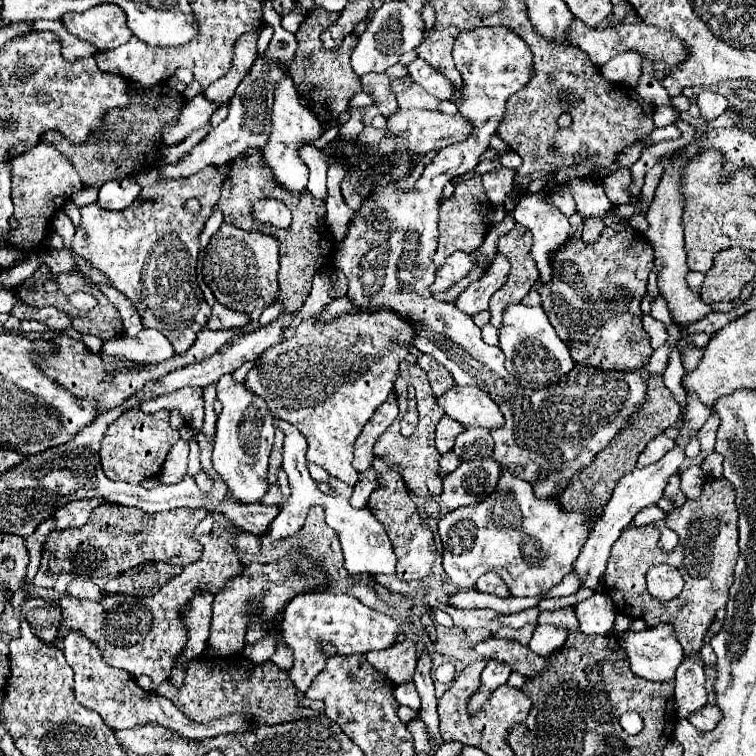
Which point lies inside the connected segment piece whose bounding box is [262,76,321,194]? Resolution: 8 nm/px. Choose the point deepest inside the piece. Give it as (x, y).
(293, 124)

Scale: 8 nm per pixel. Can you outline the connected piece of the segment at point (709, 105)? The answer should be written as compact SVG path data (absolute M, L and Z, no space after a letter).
M701 92L697 96L697 104L699 104L699 110L701 110L701 116L703 118L717 118L719 114L723 114L727 110L727 98L721 96L719 92Z

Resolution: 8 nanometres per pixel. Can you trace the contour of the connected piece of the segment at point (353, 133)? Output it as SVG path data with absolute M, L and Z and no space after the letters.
M351 108L349 110L351 118L349 122L345 122L341 128L339 128L339 138L345 138L345 140L353 140L361 134L363 130L363 116L365 116L365 108Z

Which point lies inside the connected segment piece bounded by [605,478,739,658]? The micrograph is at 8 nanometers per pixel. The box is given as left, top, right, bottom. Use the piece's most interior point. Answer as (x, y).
(706, 553)

